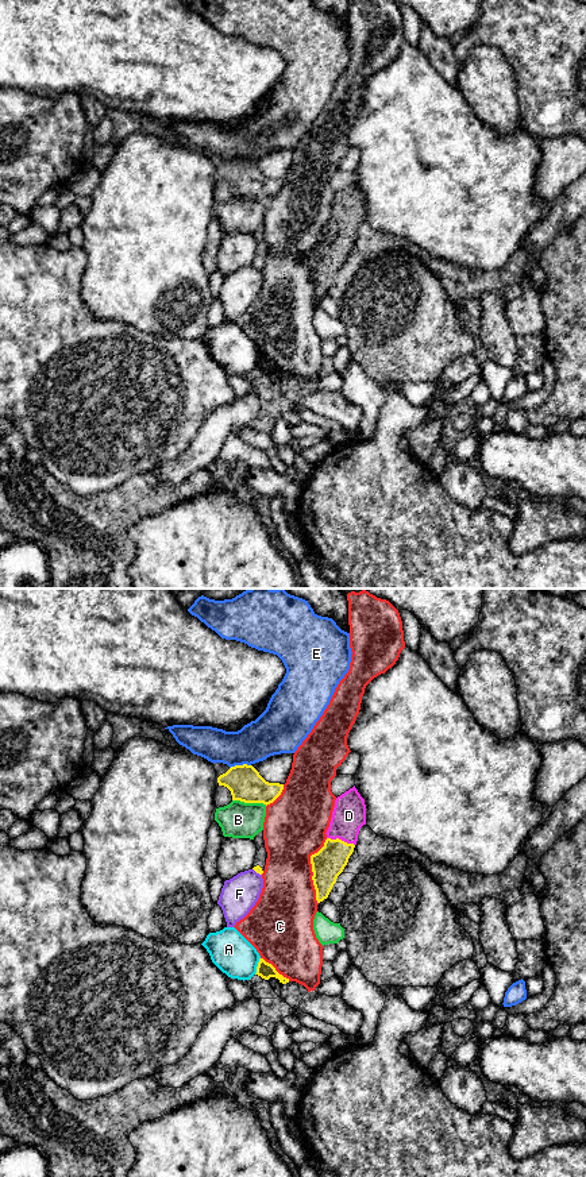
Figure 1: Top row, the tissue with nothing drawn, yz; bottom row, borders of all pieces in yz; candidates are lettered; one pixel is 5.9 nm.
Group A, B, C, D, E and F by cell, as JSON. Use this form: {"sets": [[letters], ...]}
{"sets": [["A"], ["B"], ["C"], ["D"], ["E"], ["F"]]}

